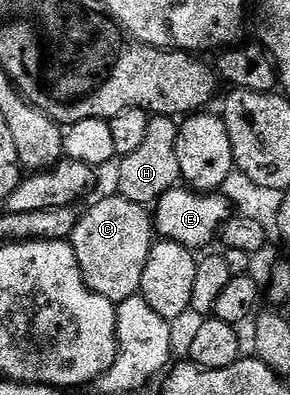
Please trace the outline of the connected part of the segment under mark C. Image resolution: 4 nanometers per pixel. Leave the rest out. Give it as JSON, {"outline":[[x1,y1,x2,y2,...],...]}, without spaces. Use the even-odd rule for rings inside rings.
{"outline":[[112,195,97,201,86,213,77,218,77,226,71,238,75,251,75,259,79,259,79,271,91,291,95,295,103,295,103,299,120,303,138,296,143,283,143,267,147,267,147,255,151,255,151,247,155,244,155,221,150,210,139,203,131,203,125,197]]}

